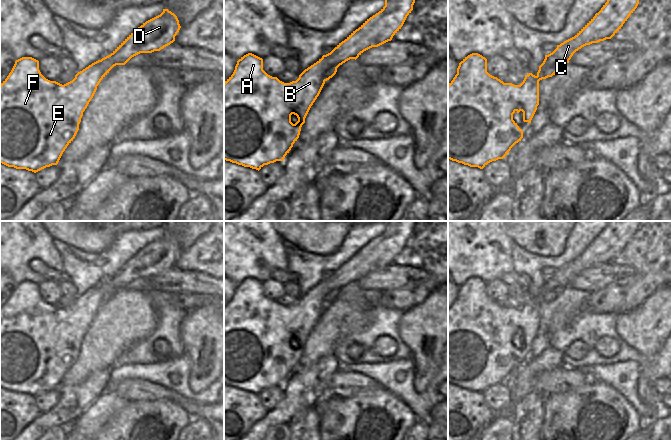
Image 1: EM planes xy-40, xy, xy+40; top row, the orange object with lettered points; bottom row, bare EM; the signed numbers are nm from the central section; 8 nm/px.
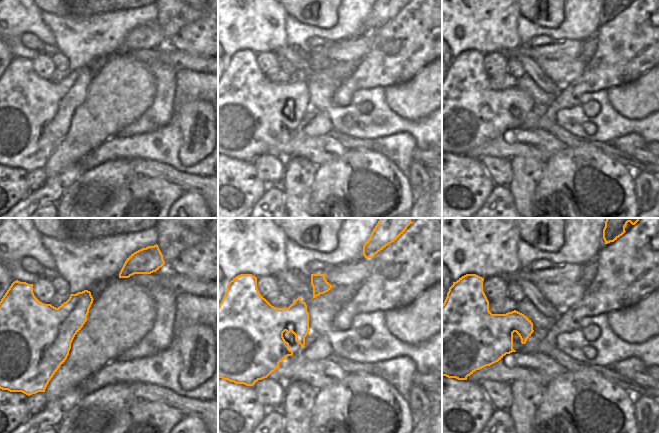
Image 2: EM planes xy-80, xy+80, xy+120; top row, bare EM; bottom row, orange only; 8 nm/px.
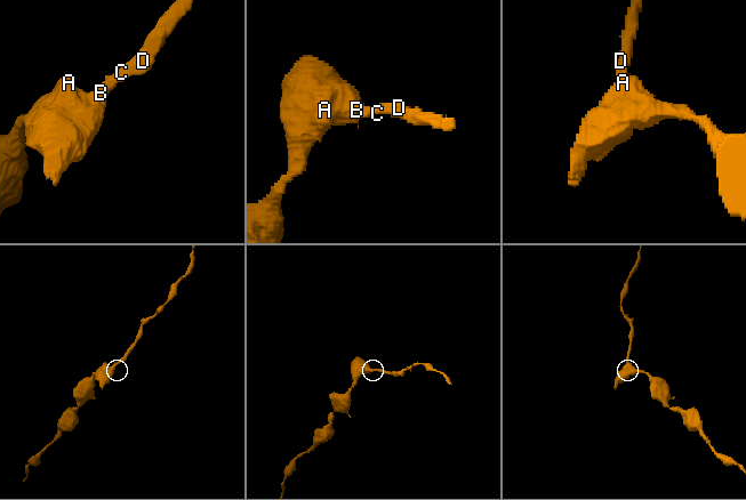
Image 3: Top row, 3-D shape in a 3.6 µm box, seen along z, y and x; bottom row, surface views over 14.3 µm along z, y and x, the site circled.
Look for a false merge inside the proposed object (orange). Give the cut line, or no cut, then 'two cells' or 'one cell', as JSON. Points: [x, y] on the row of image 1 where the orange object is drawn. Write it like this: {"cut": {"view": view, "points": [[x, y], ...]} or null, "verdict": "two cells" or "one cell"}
{"cut": null, "verdict": "one cell"}

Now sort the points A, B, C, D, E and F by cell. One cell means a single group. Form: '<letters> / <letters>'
A B C D E F

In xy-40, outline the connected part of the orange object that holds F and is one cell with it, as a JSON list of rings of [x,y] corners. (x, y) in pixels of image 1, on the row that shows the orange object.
[[[163,9],[163,12],[146,21],[135,29],[110,55],[98,60],[75,75],[75,78],[62,85],[46,79],[39,70],[39,61],[32,57],[22,57],[0,84],[0,163],[16,169],[26,169],[34,173],[52,165],[57,165],[67,146],[73,141],[83,112],[93,98],[101,80],[116,65],[125,65],[132,57],[140,53],[160,51],[175,41],[181,26],[177,16]]]

